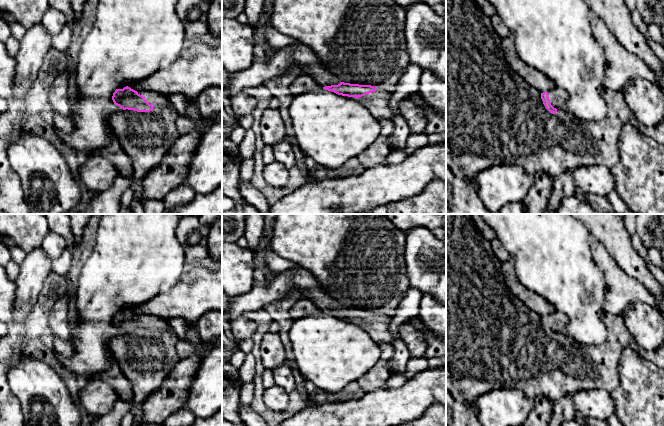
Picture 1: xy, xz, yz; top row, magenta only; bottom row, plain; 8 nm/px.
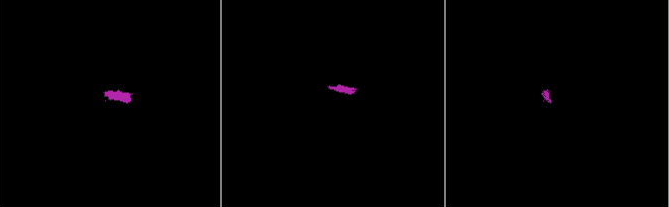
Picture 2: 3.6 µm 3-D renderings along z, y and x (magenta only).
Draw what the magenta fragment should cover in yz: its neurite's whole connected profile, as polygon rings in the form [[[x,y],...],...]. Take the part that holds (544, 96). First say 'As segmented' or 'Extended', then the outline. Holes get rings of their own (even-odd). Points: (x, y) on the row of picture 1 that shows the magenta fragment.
Extended. [[[554,87],[549,92],[541,93],[541,99],[545,108],[552,114],[560,110],[561,106],[568,99],[566,91],[560,87]]]

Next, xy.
Extended. [[[121,87],[113,93],[112,100],[123,110],[150,112],[155,105],[166,103],[166,96],[147,91],[135,91],[130,87]]]

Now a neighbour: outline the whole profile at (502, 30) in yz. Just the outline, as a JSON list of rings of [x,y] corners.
[[[497,14],[491,16],[490,19],[493,28],[502,39],[511,34],[510,29],[505,25],[505,23]]]

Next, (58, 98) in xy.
[[[64,70],[57,74],[49,88],[48,103],[55,112],[63,116],[71,114],[71,99],[68,95],[69,72]]]

